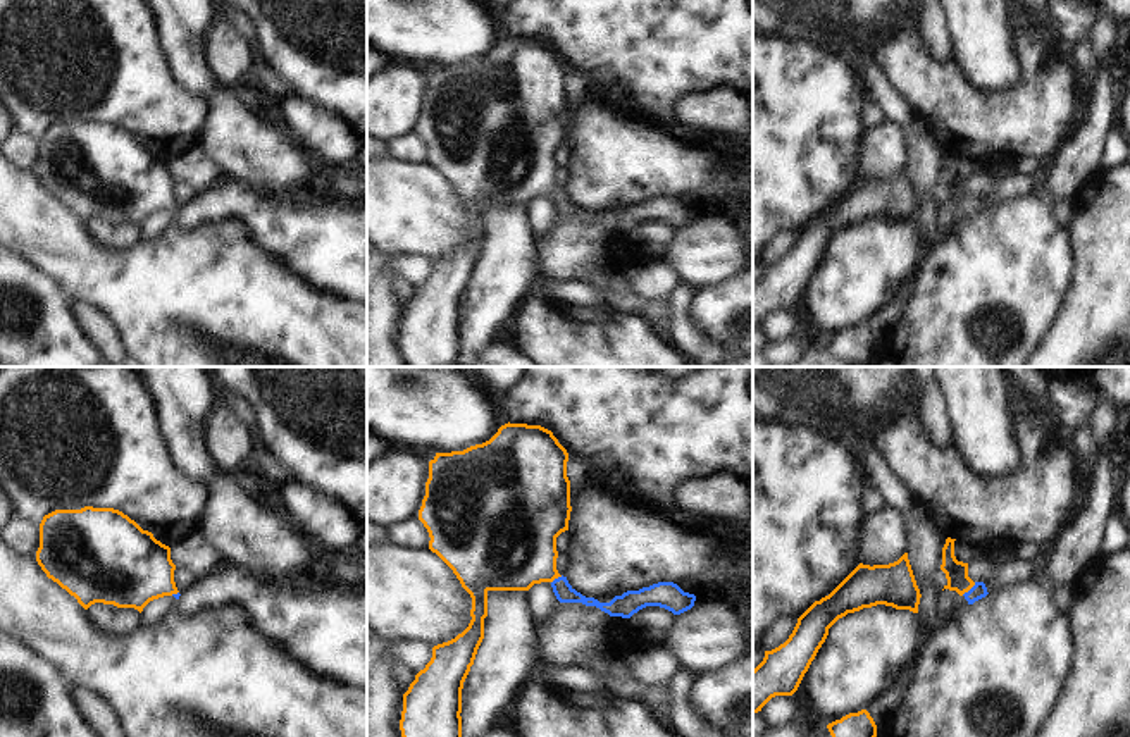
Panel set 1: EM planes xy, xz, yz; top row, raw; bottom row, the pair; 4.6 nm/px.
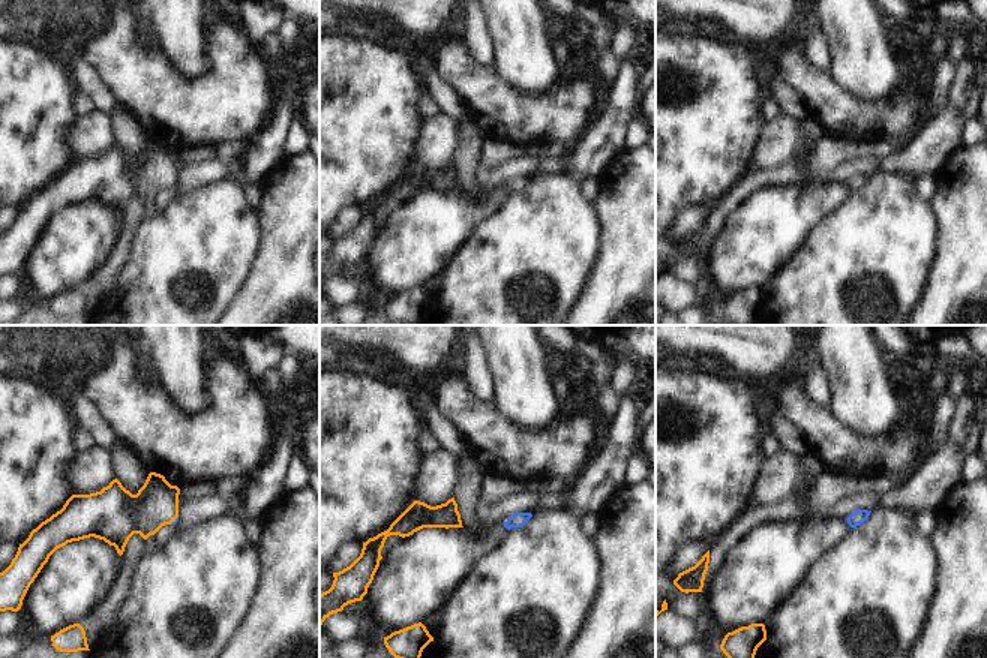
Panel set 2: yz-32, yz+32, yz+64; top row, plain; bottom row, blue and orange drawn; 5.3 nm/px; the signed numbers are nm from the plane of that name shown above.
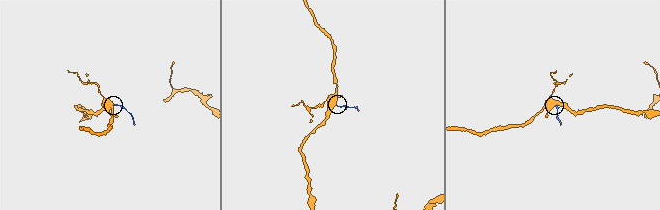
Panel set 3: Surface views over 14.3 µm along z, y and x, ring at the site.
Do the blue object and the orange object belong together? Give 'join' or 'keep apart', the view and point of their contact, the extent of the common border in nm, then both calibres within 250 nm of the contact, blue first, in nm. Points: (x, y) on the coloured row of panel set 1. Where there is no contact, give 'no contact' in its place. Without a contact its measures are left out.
join; meets blue in yz at (970, 589); contact 90 nm long; 70 nm thick on the blue side, 110 nm on the other

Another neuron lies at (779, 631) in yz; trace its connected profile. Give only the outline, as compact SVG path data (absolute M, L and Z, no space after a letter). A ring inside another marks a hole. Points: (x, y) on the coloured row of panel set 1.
M792 616L775 618L770 623L770 627L765 630L760 647L763 651L772 651L772 649L779 647L780 644L784 644L789 639L796 623L798 623L798 618L792 618Z

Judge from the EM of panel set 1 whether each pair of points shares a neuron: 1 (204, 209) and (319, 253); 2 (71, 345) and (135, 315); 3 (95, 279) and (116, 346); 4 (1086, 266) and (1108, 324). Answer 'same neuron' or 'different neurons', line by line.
1: same neuron
2: different neurons
3: different neurons
4: same neuron

